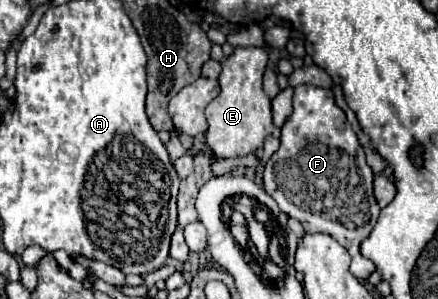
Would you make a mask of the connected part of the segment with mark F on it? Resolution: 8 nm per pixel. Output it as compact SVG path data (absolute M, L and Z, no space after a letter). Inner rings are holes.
M300 85L294 89L292 105L294 109L280 129L280 147L264 165L264 191L278 203L278 207L288 217L298 219L306 233L332 235L342 247L346 247L352 257L350 273L362 281L376 271L374 263L364 259L358 249L362 239L366 239L366 235L374 229L380 215L380 207L372 193L374 173L366 165L366 157L358 143L358 137L346 121L344 111L336 105L330 89L316 85Z

